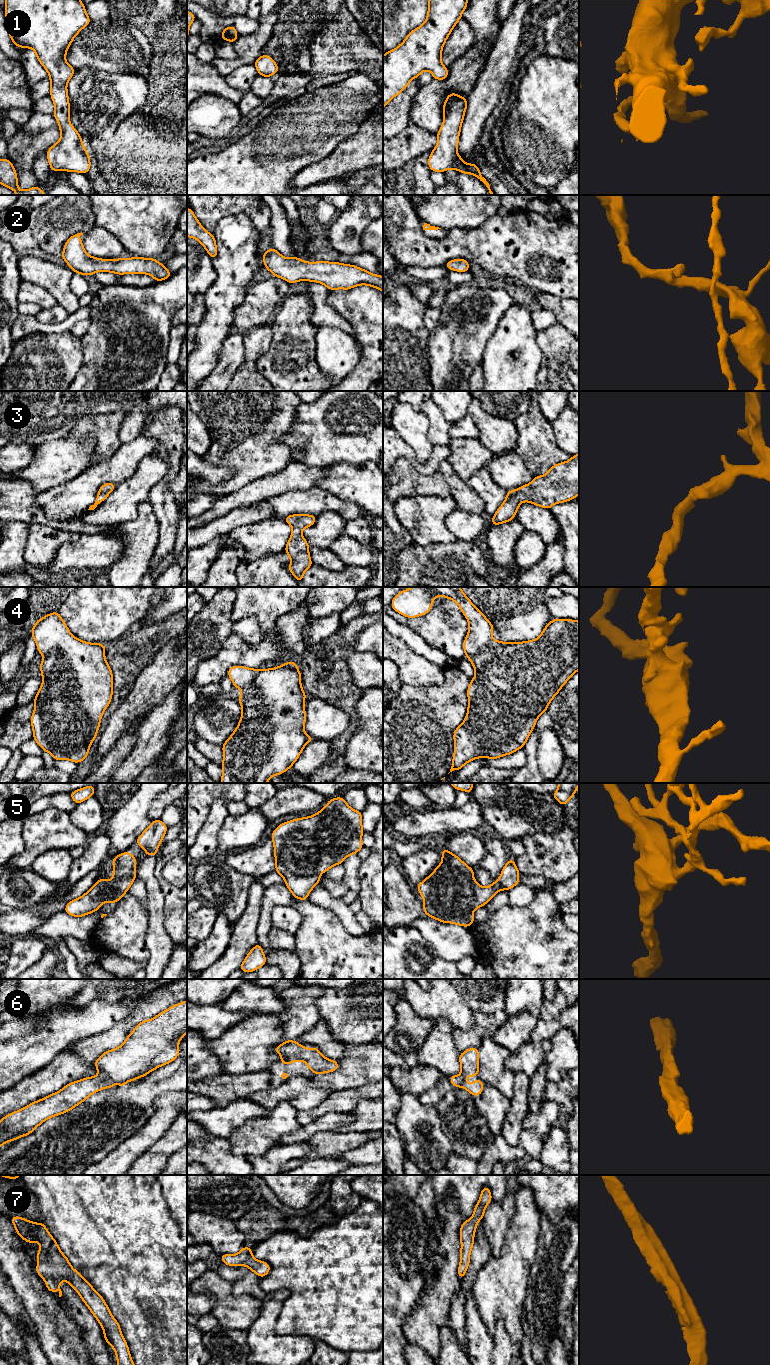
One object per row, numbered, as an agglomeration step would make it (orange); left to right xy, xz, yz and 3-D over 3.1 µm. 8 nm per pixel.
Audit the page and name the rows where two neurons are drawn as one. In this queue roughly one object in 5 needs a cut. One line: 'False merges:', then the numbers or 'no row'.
False merges: no row

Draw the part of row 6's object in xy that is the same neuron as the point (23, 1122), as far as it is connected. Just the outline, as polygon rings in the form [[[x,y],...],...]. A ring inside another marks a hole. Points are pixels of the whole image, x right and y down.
[[[187,1000],[175,1004],[152,1019],[141,1021],[118,1048],[104,1052],[93,1064],[98,1076],[86,1077],[64,1086],[60,1091],[32,1102],[26,1107],[9,1113],[0,1120],[0,1147],[21,1136],[27,1136],[47,1119],[64,1114],[93,1093],[112,1088],[114,1084],[124,1087],[126,1082],[146,1076],[149,1072],[164,1066],[180,1054],[178,1044],[187,1032]]]

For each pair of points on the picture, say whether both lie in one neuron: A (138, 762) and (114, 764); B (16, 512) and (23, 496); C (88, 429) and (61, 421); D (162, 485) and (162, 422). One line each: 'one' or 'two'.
A: two
B: one
C: two
D: one

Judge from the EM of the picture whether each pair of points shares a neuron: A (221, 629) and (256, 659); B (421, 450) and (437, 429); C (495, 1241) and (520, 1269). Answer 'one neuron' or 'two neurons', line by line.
A: two neurons
B: two neurons
C: two neurons

